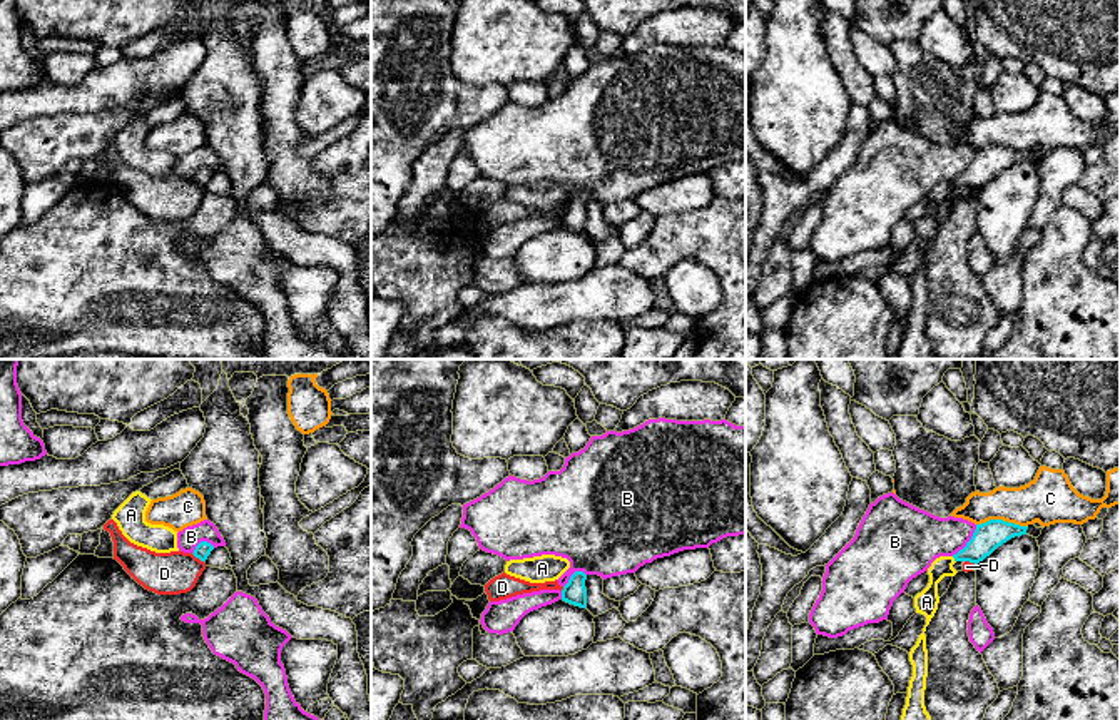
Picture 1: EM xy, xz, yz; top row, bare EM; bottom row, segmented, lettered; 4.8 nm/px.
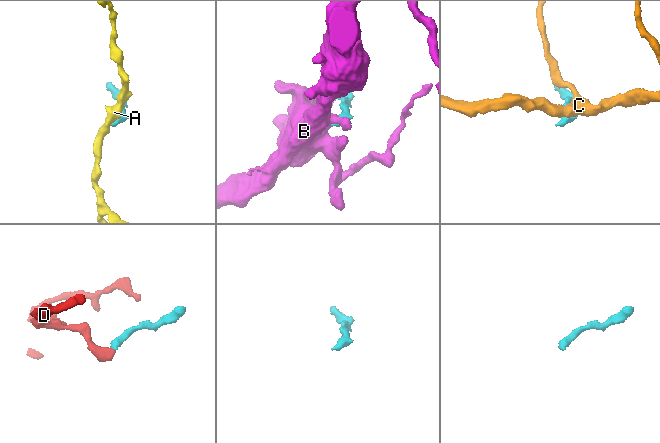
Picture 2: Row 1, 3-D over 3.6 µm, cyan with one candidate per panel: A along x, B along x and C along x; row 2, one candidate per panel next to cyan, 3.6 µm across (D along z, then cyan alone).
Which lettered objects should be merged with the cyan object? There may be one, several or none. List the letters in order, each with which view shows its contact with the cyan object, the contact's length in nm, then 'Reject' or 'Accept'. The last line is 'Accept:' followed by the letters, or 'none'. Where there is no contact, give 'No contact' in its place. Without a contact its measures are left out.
A: Touches cyan in yz. Shared border 40 nm. Reject
B: Touches cyan in yz. Shared border 200 nm. Reject
C: Touches cyan in yz. Shared border 240 nm. Reject
D: Touches cyan in xy. Shared border 80 nm. Reject
Accept: none

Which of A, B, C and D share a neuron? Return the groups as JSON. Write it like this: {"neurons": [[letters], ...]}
{"neurons": [["A"], ["B"], ["C"], ["D"]]}

